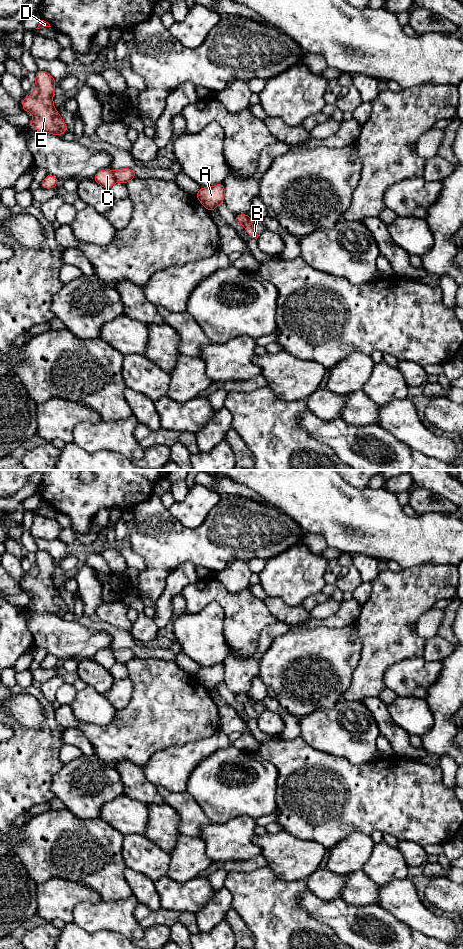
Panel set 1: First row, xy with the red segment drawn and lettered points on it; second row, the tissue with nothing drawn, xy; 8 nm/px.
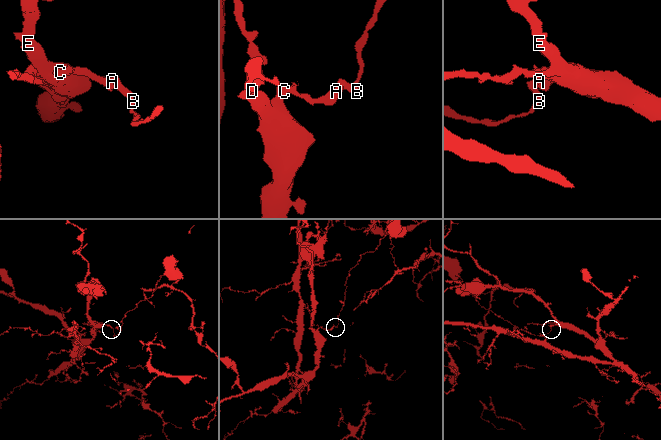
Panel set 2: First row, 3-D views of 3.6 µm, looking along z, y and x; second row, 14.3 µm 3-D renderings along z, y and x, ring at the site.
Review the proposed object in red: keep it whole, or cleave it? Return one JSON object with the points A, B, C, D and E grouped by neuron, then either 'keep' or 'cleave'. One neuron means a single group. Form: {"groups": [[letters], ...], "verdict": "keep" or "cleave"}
{"groups": [["A", "C", "D", "E"], ["B"]], "verdict": "cleave"}

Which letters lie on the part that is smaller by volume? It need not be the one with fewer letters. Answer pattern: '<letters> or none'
B

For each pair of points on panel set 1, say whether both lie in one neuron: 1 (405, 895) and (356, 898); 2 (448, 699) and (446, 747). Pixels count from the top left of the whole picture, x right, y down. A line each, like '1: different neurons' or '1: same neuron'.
1: different neurons
2: same neuron

